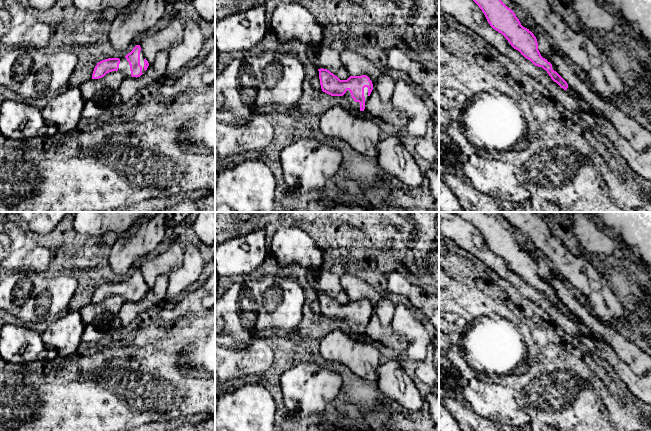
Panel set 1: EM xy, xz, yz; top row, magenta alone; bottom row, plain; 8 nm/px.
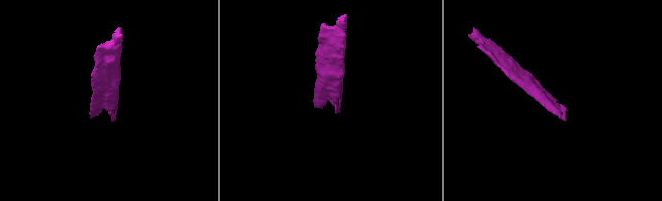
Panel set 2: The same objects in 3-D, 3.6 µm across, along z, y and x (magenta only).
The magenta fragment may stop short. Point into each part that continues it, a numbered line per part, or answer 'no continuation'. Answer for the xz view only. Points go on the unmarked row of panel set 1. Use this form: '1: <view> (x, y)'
1: xz (354, 329)

